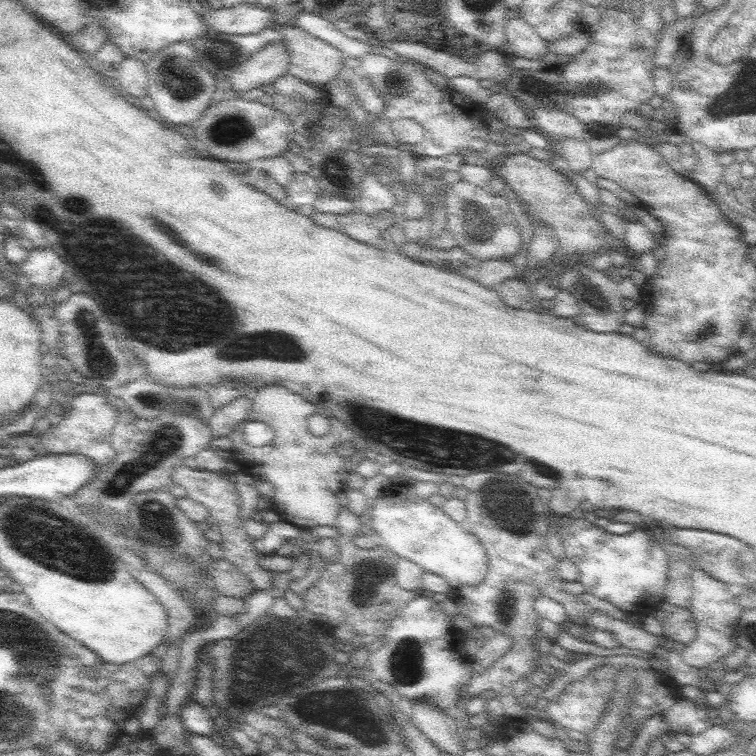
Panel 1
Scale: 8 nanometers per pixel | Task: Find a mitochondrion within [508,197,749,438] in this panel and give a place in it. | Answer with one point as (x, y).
(705, 331)

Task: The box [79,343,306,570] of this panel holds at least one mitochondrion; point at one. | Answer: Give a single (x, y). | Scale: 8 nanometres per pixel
(168, 441)

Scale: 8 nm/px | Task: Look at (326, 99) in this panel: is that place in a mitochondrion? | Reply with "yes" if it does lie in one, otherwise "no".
no

